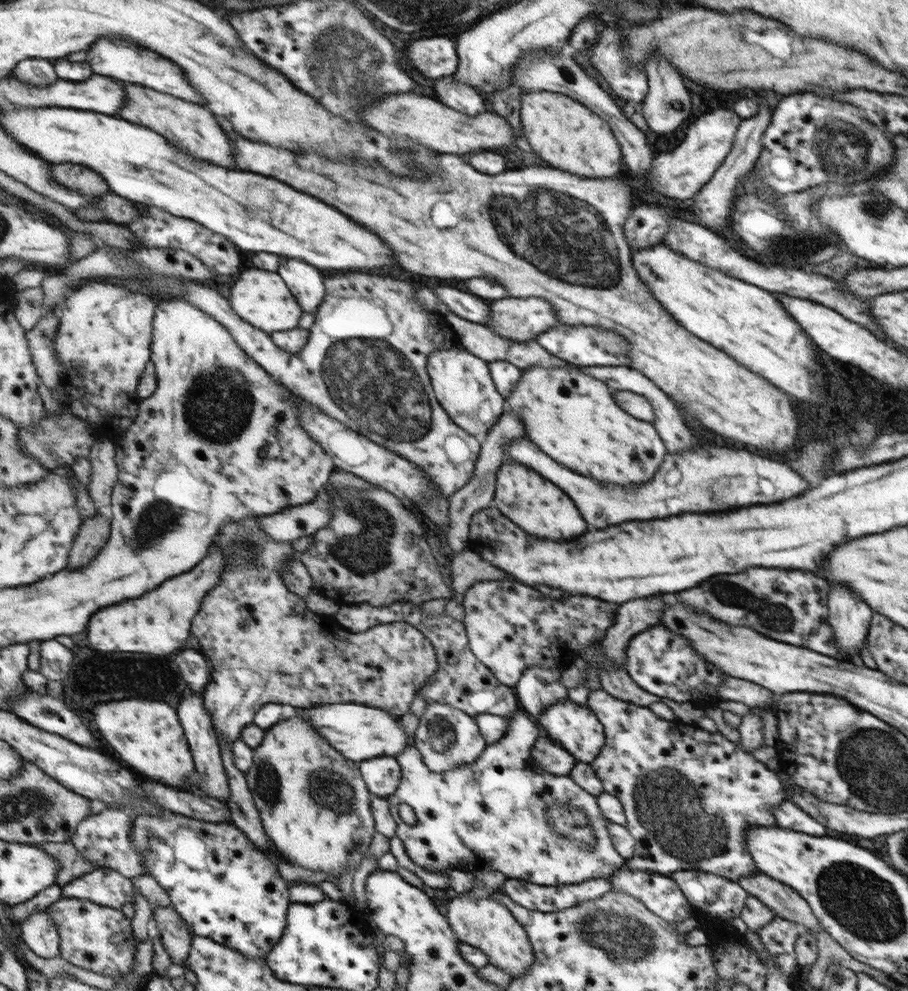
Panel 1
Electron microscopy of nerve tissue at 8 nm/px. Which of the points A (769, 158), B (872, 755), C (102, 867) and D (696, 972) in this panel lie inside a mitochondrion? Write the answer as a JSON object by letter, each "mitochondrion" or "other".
{"A":"other","B":"mitochondrion","C":"other","D":"other"}

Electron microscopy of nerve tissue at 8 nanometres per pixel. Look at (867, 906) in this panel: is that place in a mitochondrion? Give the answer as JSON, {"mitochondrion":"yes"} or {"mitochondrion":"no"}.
{"mitochondrion":"yes"}

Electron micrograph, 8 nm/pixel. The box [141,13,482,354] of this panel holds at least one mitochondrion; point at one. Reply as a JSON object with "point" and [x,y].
{"point":[337,38]}

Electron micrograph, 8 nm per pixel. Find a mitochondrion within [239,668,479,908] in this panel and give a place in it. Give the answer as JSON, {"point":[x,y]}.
{"point":[330,789]}

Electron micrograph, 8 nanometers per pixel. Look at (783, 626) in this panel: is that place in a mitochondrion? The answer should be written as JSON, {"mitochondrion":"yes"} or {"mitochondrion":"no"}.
{"mitochondrion":"yes"}

